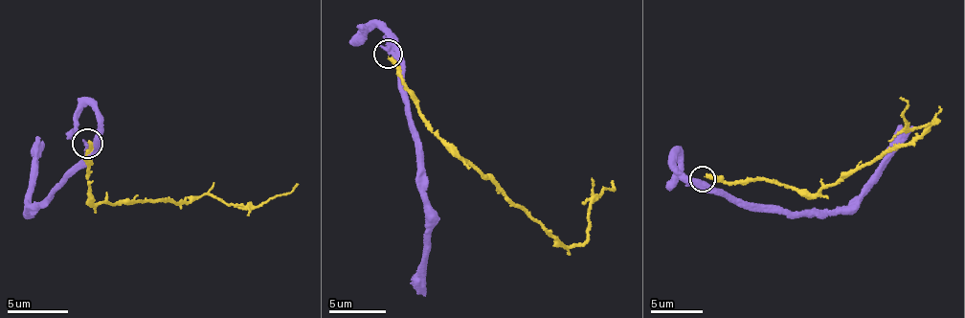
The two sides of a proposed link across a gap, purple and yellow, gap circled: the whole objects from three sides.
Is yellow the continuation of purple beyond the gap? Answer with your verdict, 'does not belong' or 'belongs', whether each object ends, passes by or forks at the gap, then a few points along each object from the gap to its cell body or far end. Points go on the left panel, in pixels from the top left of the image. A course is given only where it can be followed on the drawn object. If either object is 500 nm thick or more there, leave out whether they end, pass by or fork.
does not belong | purple passes by | yellow ends | purple via (87, 146), (84, 159), (51, 194), (24, 212), (35, 156), (44, 143) | yellow via (88, 141), (81, 157), (95, 204), (186, 200), (205, 193), (244, 208), (261, 207), (288, 193), (297, 182)

